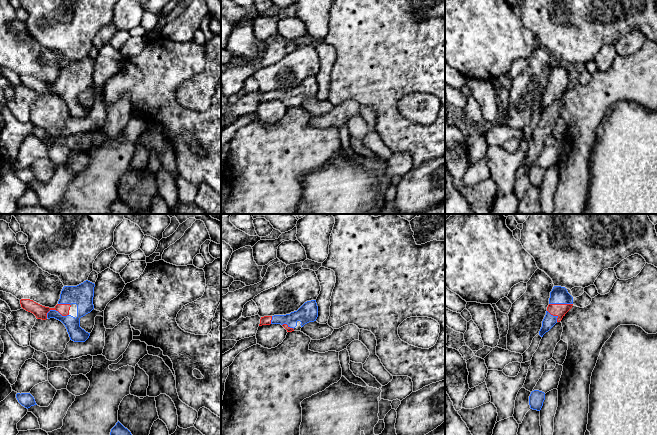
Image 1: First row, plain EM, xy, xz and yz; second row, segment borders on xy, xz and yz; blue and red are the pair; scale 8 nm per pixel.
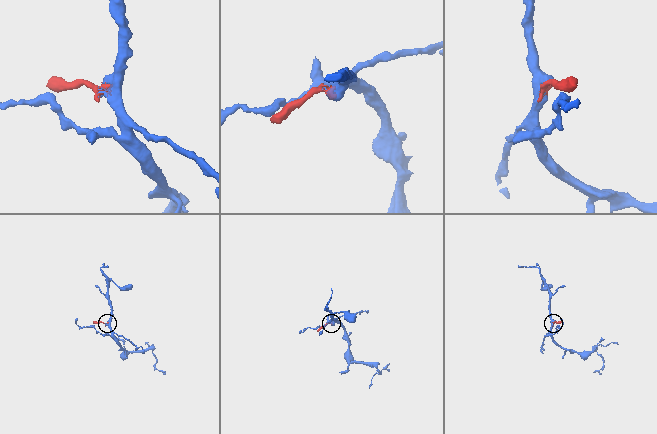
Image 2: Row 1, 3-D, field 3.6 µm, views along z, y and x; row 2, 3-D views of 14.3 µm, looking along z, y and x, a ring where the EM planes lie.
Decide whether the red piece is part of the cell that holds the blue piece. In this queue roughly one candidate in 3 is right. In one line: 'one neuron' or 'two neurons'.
one neuron

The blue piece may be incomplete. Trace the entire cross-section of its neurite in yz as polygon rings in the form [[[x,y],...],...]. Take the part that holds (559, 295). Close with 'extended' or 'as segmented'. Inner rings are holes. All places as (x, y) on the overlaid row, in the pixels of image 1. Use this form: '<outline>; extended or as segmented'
[[[554,286],[550,292],[549,305],[542,321],[539,335],[543,337],[557,322],[562,320],[572,306],[573,297],[568,293],[567,289],[561,286]]]; extended

